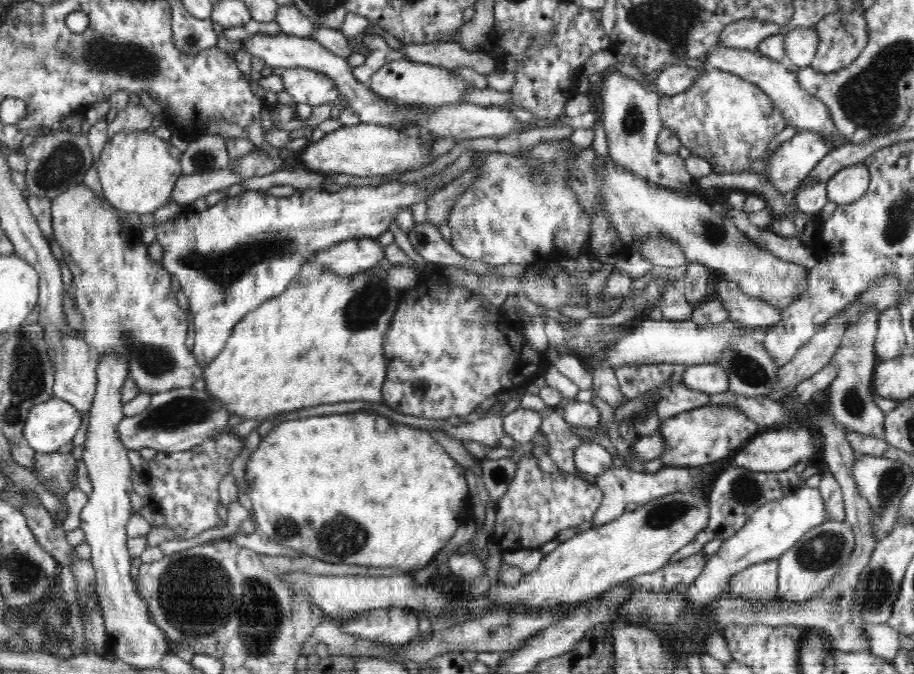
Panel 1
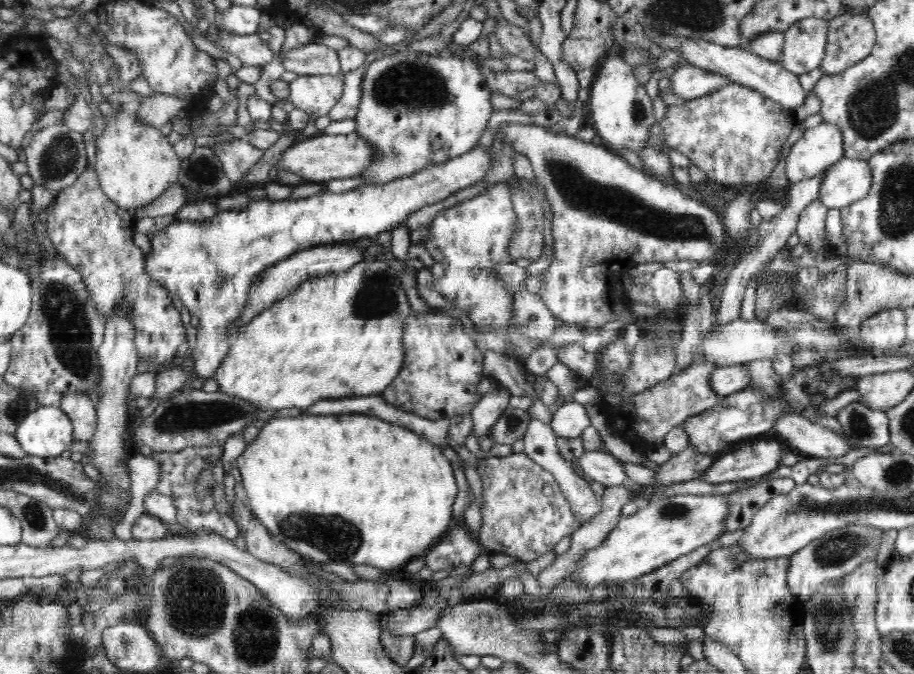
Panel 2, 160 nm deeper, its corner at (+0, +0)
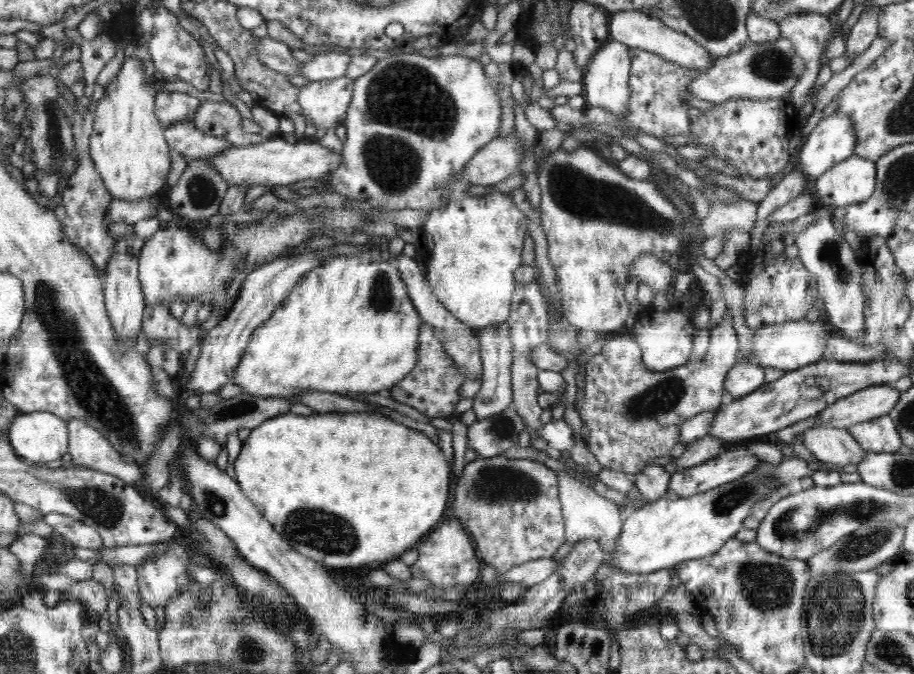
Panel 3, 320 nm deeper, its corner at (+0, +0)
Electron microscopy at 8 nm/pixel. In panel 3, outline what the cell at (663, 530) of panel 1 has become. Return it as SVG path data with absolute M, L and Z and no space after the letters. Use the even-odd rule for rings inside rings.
M782 457L778 465L762 461L750 473L700 494L676 500L660 498L652 504L644 504L635 511L627 512L623 519L622 532L618 536L614 553L606 558L606 564L625 574L646 574L661 569L705 558L718 552L734 538L748 518L754 504L774 493L780 486L792 480L811 476L813 470L799 457Z

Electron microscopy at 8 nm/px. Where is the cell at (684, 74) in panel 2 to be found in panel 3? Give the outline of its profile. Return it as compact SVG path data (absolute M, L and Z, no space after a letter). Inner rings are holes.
M781 36L761 43L746 43L737 53L719 57L691 83L691 93L698 99L720 104L731 98L748 98L752 101L784 100L805 76L806 63L796 52L790 39Z

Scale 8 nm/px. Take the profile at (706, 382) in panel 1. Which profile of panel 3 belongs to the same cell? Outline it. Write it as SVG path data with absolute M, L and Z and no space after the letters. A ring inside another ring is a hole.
M737 363L728 370L724 380L724 390L727 396L736 399L754 392L764 383L764 367L752 363Z

